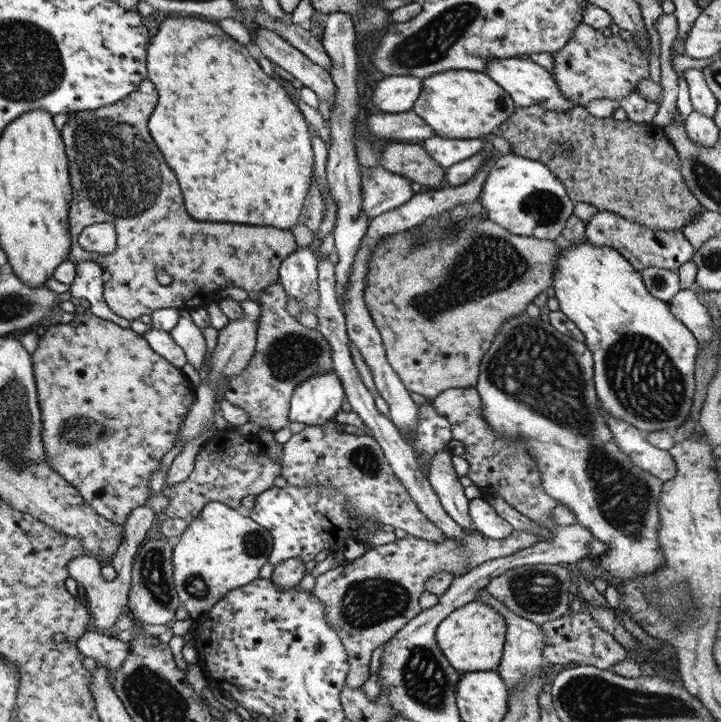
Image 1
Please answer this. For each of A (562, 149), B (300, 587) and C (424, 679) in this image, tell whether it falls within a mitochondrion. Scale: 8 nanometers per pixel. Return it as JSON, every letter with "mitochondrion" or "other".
{"A":"mitochondrion","B":"other","C":"mitochondrion"}

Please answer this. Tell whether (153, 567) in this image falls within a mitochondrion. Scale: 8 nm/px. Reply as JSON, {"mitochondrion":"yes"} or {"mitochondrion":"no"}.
{"mitochondrion":"yes"}

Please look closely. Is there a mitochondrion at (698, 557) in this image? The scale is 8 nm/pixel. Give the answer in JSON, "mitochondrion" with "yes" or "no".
{"mitochondrion":"no"}

